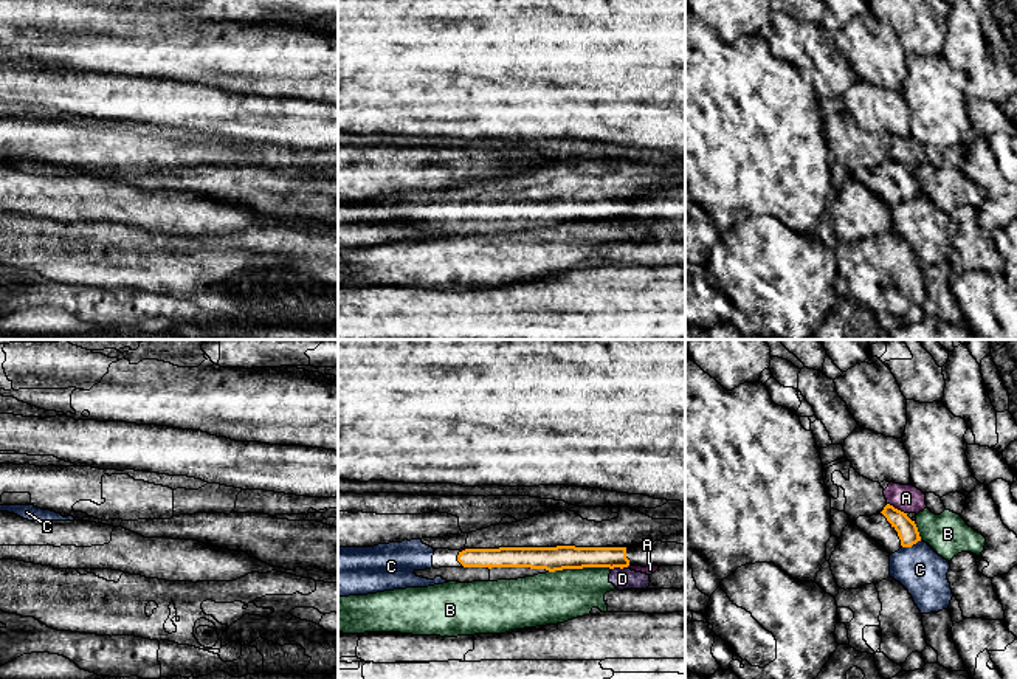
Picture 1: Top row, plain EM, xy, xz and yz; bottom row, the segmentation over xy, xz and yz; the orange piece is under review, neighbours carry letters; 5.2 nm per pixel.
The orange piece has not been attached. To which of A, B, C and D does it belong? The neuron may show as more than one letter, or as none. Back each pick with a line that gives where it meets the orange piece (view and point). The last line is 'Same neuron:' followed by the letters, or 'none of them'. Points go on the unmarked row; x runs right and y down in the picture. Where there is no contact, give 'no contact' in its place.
Same neuron: none of them

